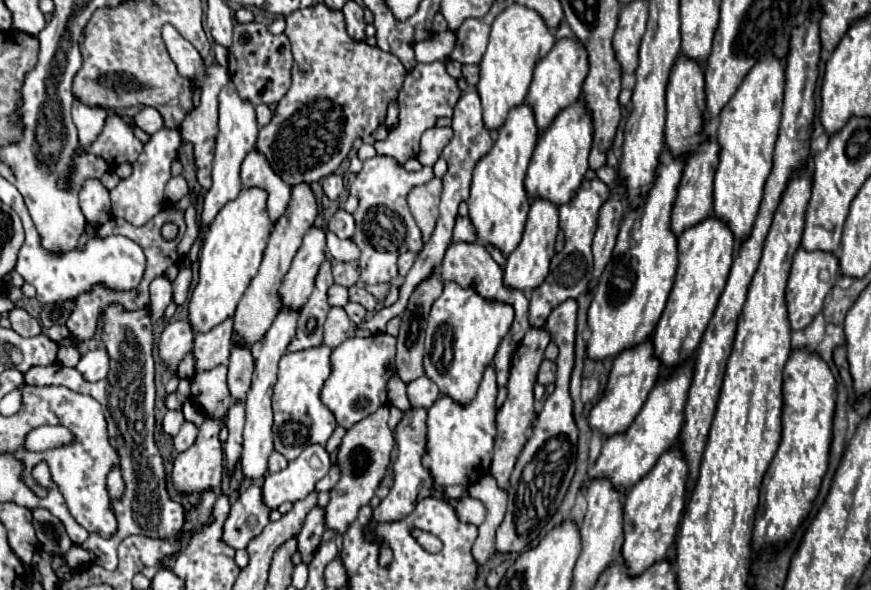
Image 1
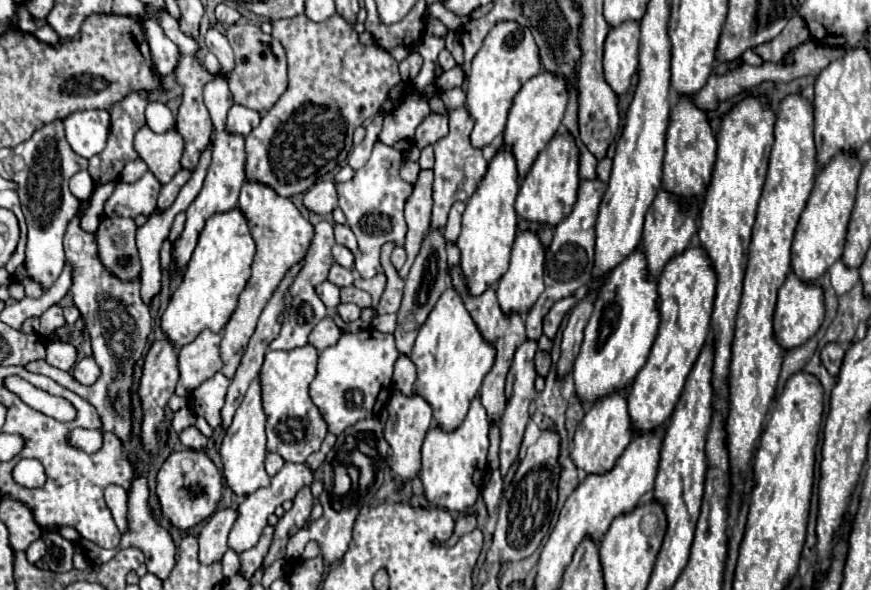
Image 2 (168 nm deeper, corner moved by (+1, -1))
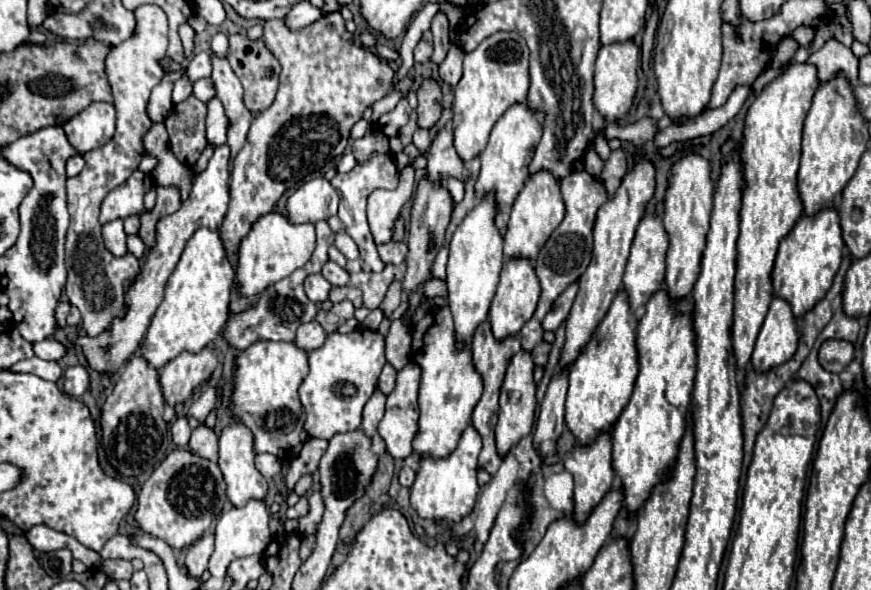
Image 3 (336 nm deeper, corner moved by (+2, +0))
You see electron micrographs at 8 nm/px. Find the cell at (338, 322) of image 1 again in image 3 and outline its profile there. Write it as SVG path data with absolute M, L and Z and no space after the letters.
M310 321L310 323L302 325L302 327L298 327L298 333L296 333L296 341L294 343L300 349L304 349L304 351L314 351L314 349L318 349L318 347L324 345L326 337L328 335L326 335L324 327L318 321Z

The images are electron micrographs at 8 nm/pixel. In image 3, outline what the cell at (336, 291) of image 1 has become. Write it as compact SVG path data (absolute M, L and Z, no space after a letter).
M308 275L306 277L306 283L304 283L304 289L306 289L306 295L314 301L314 303L322 303L328 299L328 293L332 289L332 285L320 275Z

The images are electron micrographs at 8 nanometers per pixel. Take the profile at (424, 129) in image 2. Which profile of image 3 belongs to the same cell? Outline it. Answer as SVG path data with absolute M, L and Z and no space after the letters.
M426 79L418 89L418 127L432 129L442 115L442 91L436 81Z

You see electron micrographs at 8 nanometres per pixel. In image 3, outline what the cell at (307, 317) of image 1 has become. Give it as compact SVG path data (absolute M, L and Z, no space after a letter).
M318 221L316 223L316 251L310 259L310 263L306 263L304 267L300 267L298 271L294 271L292 275L288 275L286 279L274 283L274 287L270 287L270 291L262 293L262 299L258 299L258 303L254 305L254 309L242 313L242 315L230 315L226 329L224 329L224 337L230 345L234 345L236 349L246 349L258 341L294 341L296 339L296 329L304 323L310 323L316 319L320 307L310 301L304 293L304 279L310 273L320 273L322 267L328 261L328 247L334 243L334 231L328 227L326 221Z

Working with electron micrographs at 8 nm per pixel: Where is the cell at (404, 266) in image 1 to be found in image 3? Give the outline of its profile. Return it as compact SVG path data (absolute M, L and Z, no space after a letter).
M400 241L400 243L386 243L386 245L380 245L380 247L378 247L378 253L380 253L380 259L382 259L384 263L400 265L400 263L406 259L408 247L406 247L404 241Z

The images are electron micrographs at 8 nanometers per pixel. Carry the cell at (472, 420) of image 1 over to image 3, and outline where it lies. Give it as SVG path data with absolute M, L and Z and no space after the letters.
M470 423L458 441L458 447L448 457L436 459L436 457L424 455L424 459L420 461L416 481L410 489L410 503L420 517L446 519L450 523L460 523L472 511L480 491L476 481L480 449L482 449L482 437Z

